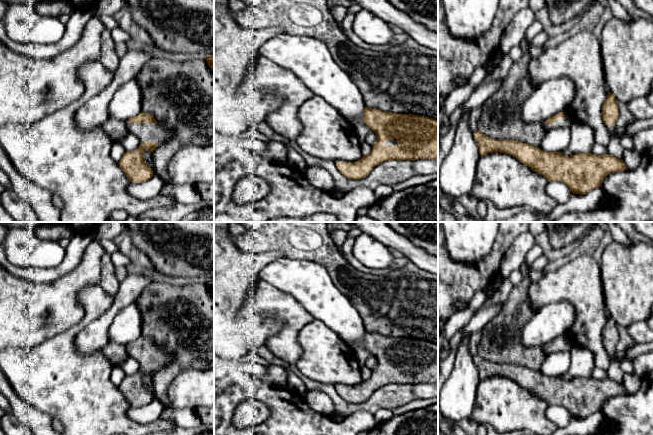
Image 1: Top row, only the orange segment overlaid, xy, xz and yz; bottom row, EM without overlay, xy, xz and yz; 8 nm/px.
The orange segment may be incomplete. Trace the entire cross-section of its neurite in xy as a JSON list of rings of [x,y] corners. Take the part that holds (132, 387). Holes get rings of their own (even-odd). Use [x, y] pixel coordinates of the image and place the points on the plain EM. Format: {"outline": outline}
{"outline": [[[141,336],[138,340],[129,343],[126,345],[126,348],[128,355],[136,359],[141,368],[138,373],[126,376],[118,388],[131,407],[143,407],[153,400],[153,394],[144,385],[143,377],[145,375],[149,375],[152,378],[155,372],[159,368],[162,368],[164,365],[171,362],[173,357],[170,356],[164,349],[158,348],[152,339],[144,336]]]}

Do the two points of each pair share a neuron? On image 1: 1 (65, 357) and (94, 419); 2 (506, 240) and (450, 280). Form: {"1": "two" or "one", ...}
{"1": "one", "2": "one"}

